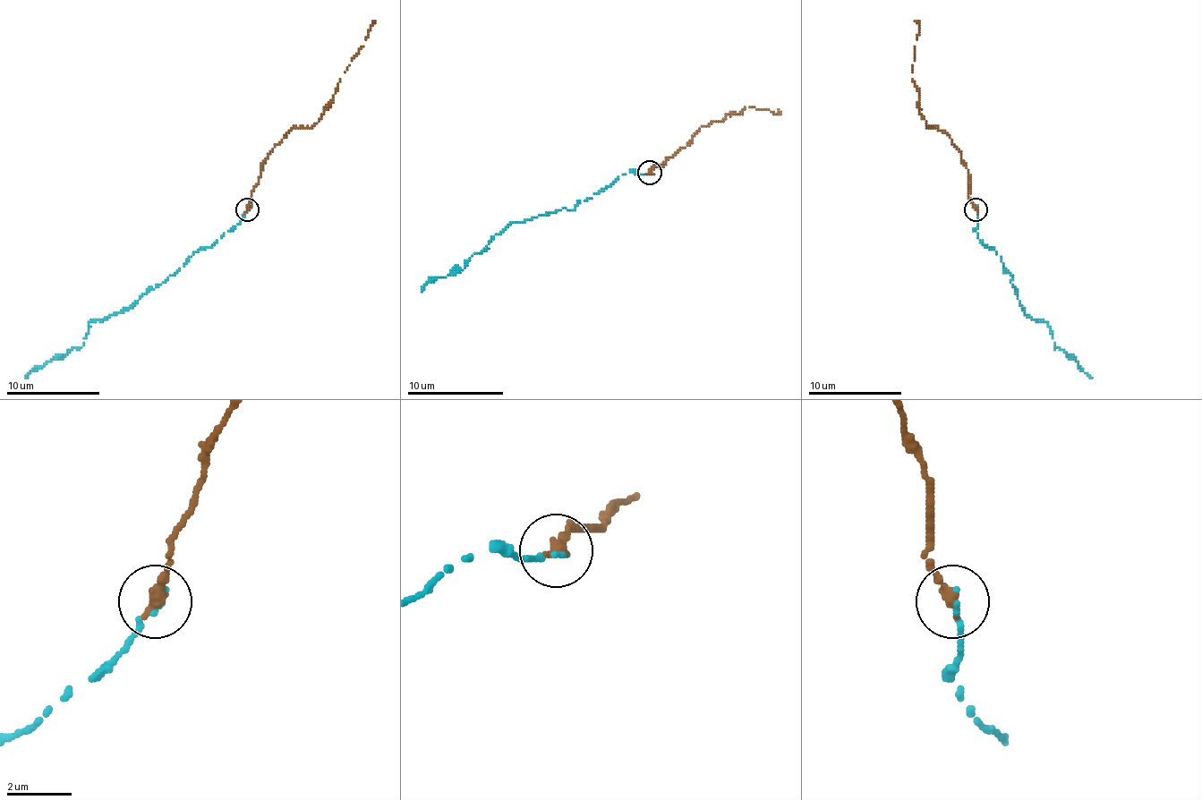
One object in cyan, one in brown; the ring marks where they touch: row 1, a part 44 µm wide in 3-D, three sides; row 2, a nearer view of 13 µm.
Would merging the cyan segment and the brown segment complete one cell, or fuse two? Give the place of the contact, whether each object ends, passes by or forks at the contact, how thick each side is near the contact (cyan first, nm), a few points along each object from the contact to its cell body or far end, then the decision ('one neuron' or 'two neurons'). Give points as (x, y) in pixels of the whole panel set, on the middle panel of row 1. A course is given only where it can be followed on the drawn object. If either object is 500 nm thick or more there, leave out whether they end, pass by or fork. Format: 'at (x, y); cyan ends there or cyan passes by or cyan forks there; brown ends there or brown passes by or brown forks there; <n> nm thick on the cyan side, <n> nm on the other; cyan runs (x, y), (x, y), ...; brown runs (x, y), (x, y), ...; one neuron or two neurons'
at (650, 172); cyan ends there; brown ends there; 140 nm thick on the cyan side, 380 nm on the other; cyan runs (652, 174), (623, 174), (572, 210), (563, 208), (513, 222), (472, 255), (462, 269), (433, 276), (421, 292); brown runs (649, 172), (673, 157), (697, 131), (723, 122), (728, 114), (740, 114), (745, 106), (773, 114), (778, 109); one neuron

